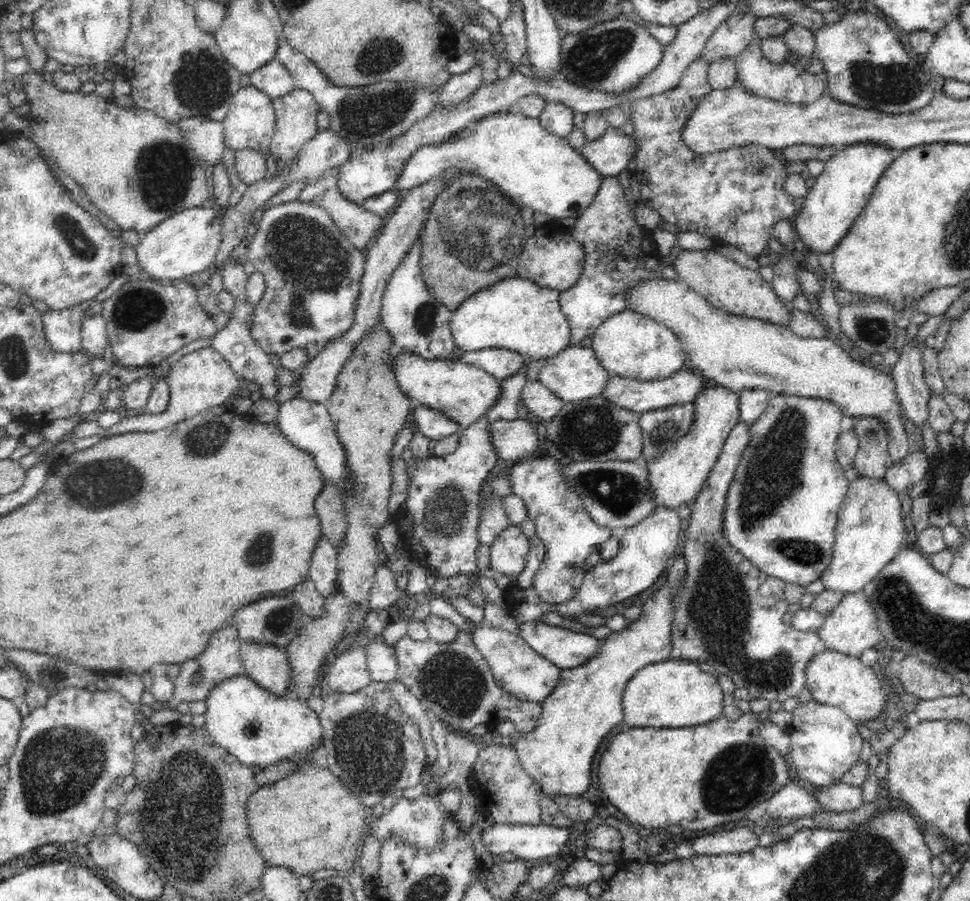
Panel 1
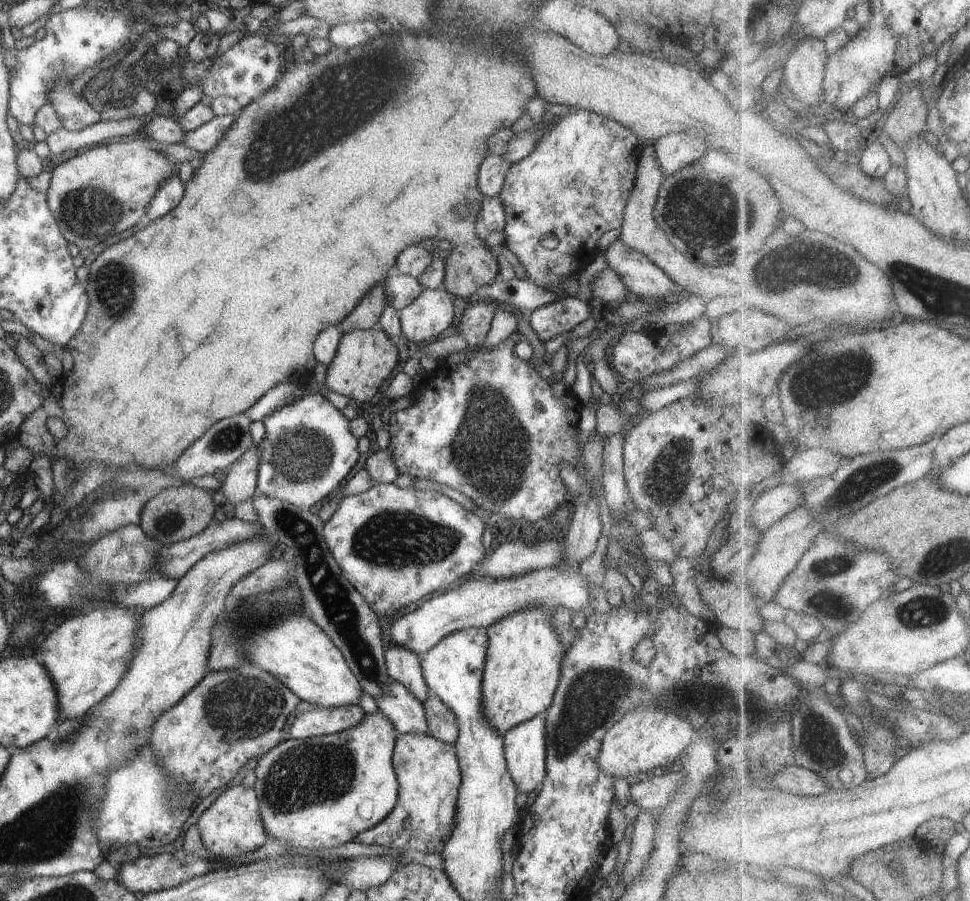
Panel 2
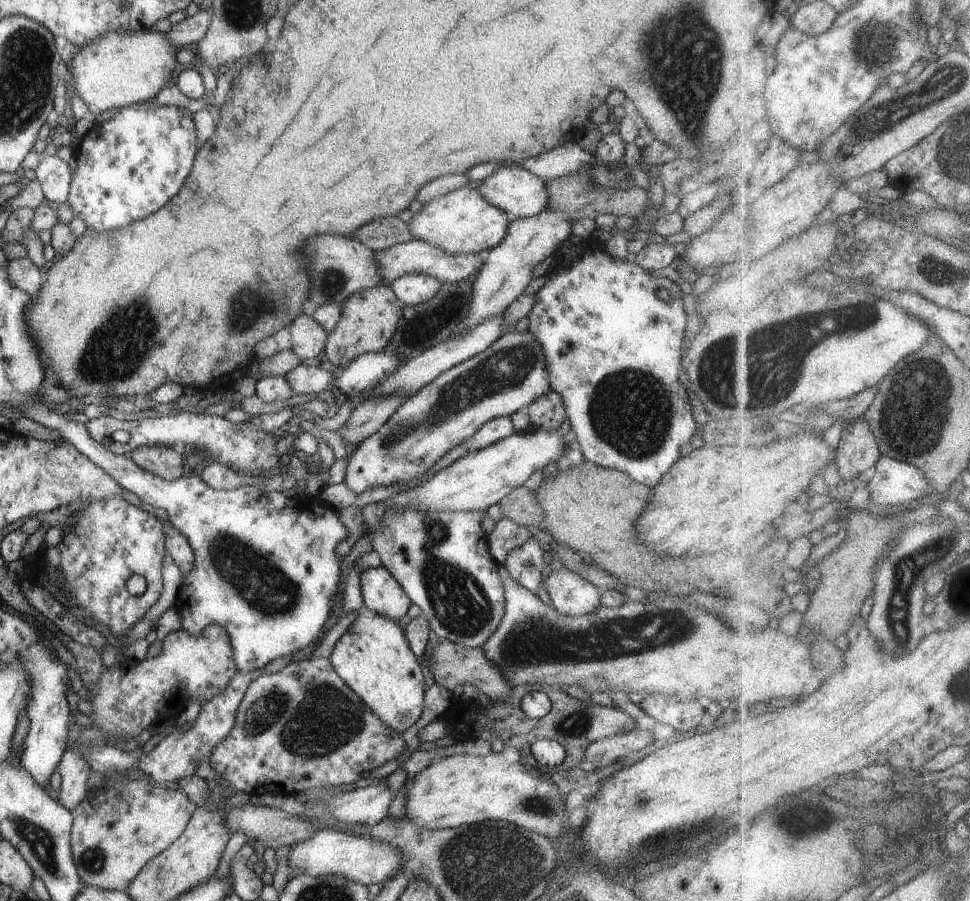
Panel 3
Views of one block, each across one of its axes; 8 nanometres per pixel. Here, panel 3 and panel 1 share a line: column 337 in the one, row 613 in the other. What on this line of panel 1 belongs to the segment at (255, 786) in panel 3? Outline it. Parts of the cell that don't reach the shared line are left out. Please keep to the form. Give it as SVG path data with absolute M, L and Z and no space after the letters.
M740 422L732 427L702 490L692 501L694 508L687 521L689 525L685 530L682 552L688 574L685 574L685 579L681 582L679 593L674 595L671 600L674 610L670 659L707 663L714 672L732 679L736 687L746 689L753 699L762 698L770 703L772 701L782 703L789 698L797 698L802 692L802 688L806 687L806 668L818 653L821 640L817 632L804 632L784 623L782 618L789 605L784 597L786 582L763 573L730 545L730 541L727 541L726 535L724 535L722 514L724 514L724 506L726 506L726 494L728 494L730 482L734 478L742 454L748 448L750 435L748 424Z

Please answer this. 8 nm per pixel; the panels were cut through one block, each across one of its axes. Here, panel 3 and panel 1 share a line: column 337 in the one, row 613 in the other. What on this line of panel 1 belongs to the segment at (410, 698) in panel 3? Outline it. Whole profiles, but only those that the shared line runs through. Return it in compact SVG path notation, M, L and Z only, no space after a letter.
M683 554L678 558L674 557L663 577L668 582L654 591L652 597L642 603L640 618L630 621L628 628L612 631L608 637L600 640L600 652L589 662L574 669L563 670L558 685L552 694L542 702L543 710L536 728L524 737L512 740L515 743L517 757L526 774L548 798L582 797L588 791L594 756L596 756L604 736L608 736L614 727L622 724L624 720L622 698L628 682L634 674L638 673L638 670L670 659L670 651L672 651L671 626L674 610L671 600L681 589L681 582L685 579L686 569L687 564Z

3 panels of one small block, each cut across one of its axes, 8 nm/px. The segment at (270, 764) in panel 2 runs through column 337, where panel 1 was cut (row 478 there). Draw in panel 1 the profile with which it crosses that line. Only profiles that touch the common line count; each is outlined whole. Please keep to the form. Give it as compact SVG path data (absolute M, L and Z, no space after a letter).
M776 394L770 397L768 406L758 417L754 424L749 425L750 440L748 448L744 450L742 458L736 468L734 478L730 482L728 494L726 494L726 506L724 506L724 514L722 514L722 527L724 527L724 535L726 540L730 541L739 553L742 553L752 564L758 567L768 576L778 578L790 584L800 584L806 587L816 580L820 580L822 572L828 568L832 554L834 554L834 530L837 526L837 514L844 502L846 492L849 488L849 480L846 478L845 468L838 462L835 454L835 446L839 434L843 431L840 422L842 422L842 412L833 402L822 400L821 398L804 398L802 396L792 396L788 394Z

